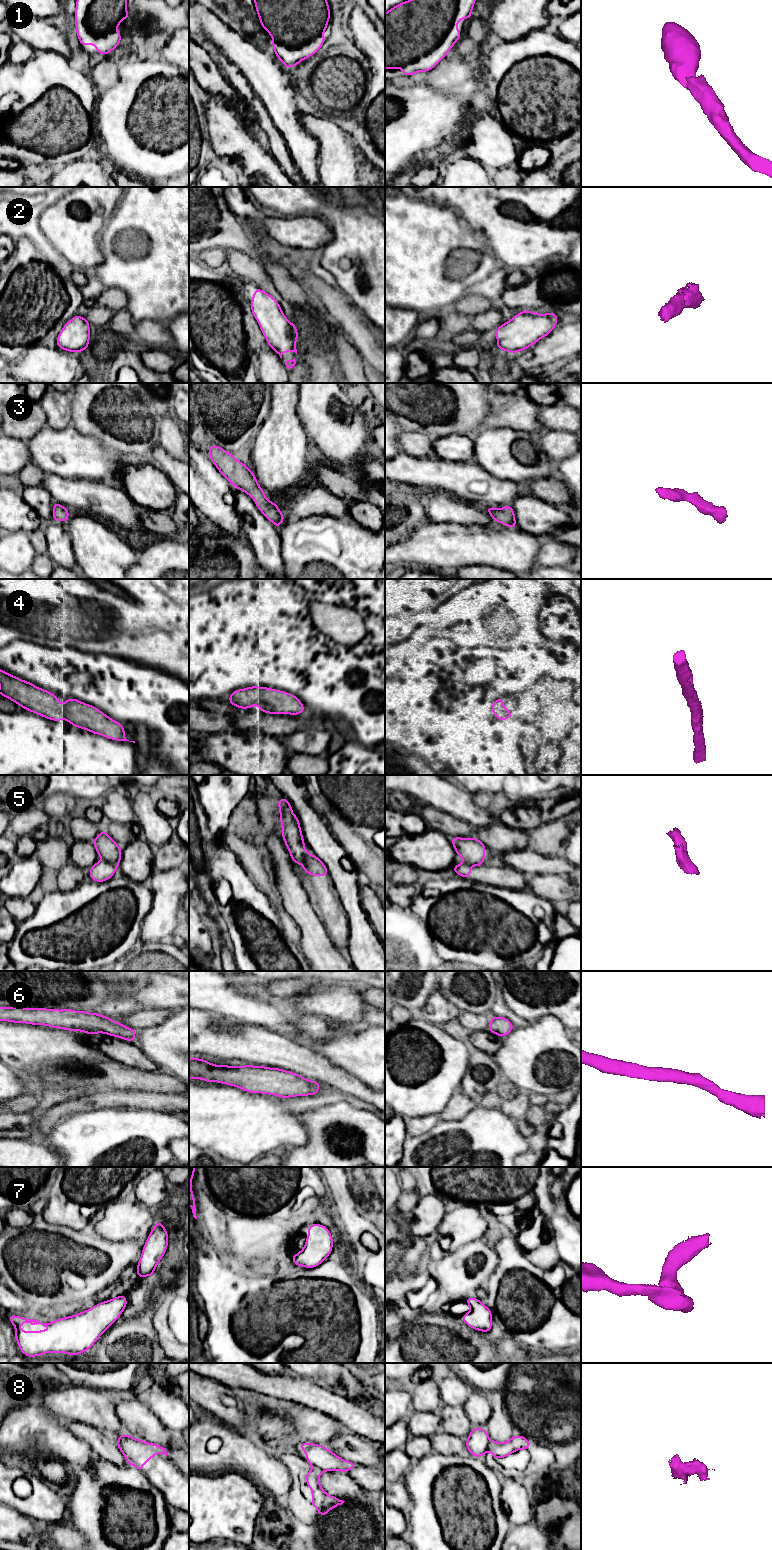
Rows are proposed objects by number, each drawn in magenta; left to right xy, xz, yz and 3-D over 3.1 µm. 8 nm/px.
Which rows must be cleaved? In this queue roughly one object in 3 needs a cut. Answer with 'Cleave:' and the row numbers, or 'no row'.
Cleave: 5, 8

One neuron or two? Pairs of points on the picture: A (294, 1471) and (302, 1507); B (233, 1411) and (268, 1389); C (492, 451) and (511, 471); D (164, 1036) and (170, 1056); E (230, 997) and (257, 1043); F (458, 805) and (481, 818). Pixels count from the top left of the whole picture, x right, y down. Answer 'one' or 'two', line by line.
A: one
B: two
C: one
D: one
E: two
F: one

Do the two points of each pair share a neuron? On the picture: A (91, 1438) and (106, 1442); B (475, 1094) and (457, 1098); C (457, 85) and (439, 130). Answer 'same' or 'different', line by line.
A: same
B: different
C: different

